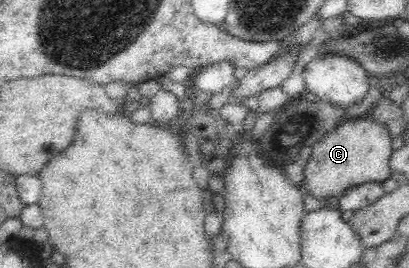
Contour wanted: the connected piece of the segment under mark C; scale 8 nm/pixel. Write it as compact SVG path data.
M368 115L344 120L338 127L329 131L312 145L311 157L304 162L304 185L299 187L300 192L314 196L323 202L329 197L336 197L338 200L349 189L369 182L380 182L391 177L389 157L393 152L392 139L389 129L379 121L374 121Z

